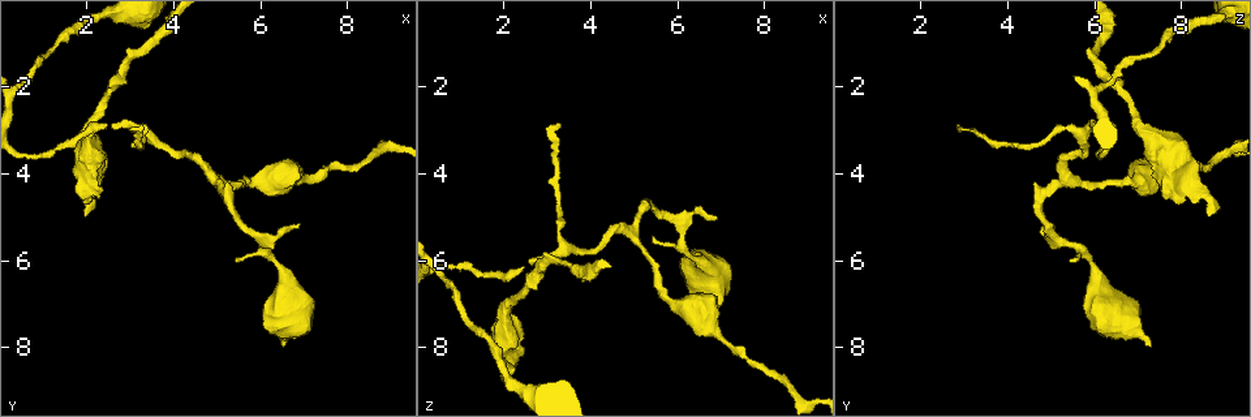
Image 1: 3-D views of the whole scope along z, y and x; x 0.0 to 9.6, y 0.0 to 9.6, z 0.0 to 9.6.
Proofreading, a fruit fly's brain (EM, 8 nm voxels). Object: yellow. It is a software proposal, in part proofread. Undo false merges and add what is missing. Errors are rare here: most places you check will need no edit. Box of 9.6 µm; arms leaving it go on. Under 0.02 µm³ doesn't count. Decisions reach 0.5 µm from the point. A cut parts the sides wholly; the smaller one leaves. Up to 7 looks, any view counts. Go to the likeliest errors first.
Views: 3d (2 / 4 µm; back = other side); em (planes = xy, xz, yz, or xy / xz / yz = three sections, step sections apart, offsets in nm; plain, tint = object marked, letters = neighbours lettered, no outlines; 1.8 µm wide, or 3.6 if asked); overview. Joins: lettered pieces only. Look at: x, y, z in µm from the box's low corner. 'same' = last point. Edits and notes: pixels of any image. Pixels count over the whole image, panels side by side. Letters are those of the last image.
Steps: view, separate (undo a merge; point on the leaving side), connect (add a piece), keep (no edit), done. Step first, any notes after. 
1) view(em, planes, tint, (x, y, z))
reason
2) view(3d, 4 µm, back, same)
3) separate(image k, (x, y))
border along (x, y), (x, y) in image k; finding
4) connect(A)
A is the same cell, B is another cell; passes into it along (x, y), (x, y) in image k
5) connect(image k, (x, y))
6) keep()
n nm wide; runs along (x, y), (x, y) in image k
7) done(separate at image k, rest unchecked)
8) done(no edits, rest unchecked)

view(em, planes, letters, (2.45, 2.90, 6.10))
long arm stops here

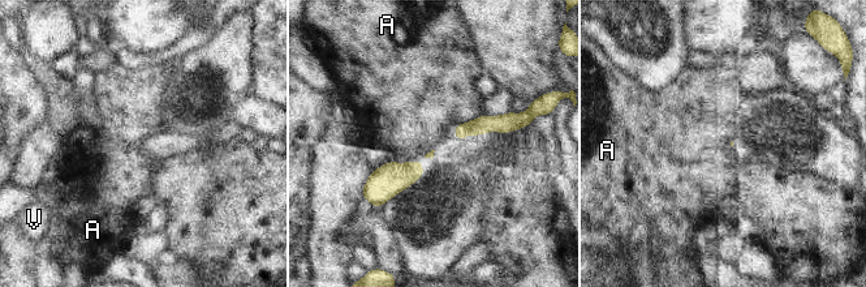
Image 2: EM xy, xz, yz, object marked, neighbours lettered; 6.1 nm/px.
keep()
A and V are other cells; no lettered piece goes on from it

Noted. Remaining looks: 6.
view(em, planes, letters, (2.00, 4.65, 8.20))

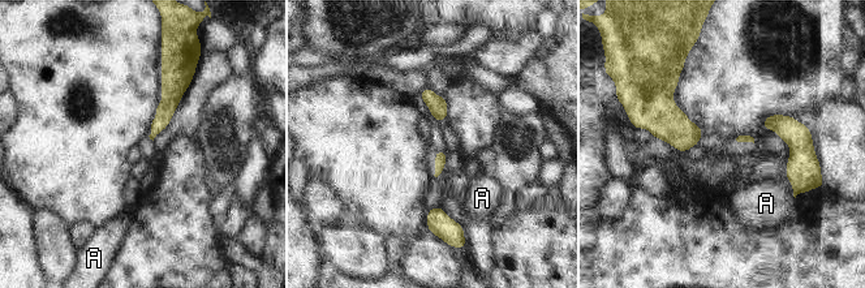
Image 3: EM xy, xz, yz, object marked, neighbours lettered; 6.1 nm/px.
keep()
A is another cell; border along (786, 177), (795, 197) in image 3; none of them fits

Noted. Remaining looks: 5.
view(em, xy, step 4, tint, (3.35, 2.95, 2.80))
branch stops here

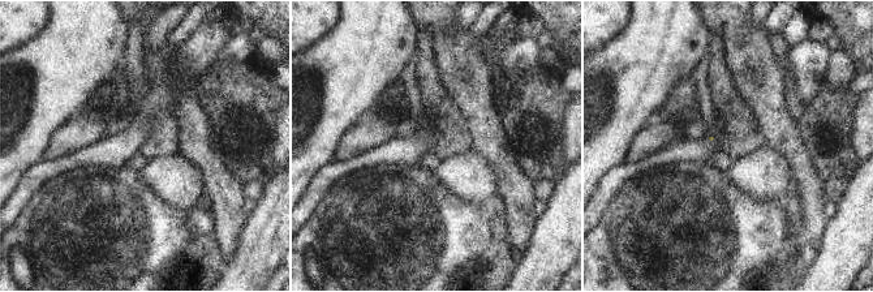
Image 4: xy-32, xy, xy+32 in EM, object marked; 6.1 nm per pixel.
view(em, planes, letters, same)
cut it another way

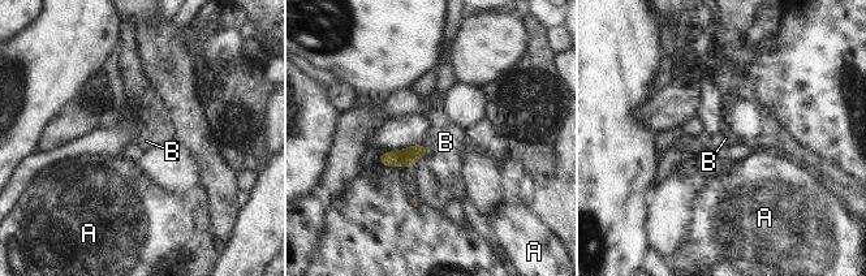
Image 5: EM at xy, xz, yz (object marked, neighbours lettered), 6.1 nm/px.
keep()
110 nm wide; A and B are other cells; border along (425, 143), (429, 154) in image 5; none of them fits

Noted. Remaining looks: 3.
done(no edits, rest unchecked)

